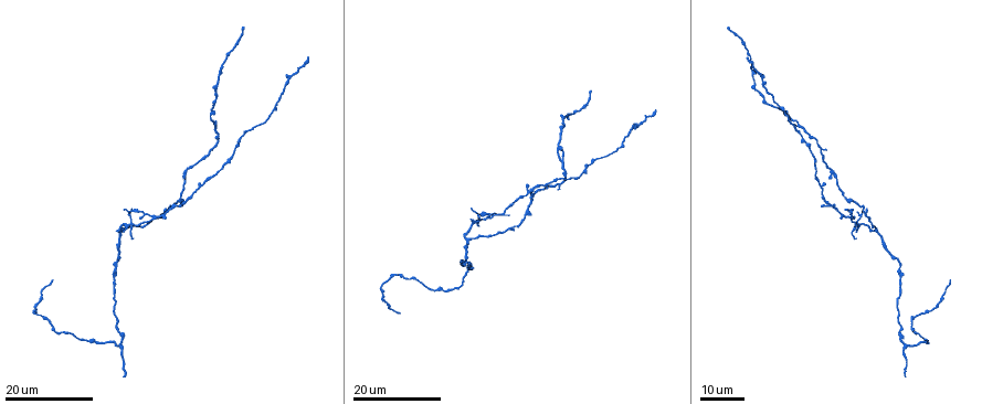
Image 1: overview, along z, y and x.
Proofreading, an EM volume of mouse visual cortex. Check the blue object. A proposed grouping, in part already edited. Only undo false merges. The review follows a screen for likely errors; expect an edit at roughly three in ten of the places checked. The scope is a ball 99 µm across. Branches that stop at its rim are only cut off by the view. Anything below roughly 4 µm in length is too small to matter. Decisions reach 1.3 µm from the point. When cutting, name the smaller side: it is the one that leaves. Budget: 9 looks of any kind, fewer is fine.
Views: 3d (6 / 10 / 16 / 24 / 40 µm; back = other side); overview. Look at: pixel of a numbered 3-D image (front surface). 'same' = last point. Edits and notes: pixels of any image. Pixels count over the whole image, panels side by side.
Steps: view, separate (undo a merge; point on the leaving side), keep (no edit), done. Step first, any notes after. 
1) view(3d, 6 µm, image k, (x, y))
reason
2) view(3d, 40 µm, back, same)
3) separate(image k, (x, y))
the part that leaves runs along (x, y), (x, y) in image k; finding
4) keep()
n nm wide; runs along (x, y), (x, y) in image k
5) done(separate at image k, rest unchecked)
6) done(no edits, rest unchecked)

view(3d, 16 µm, image 1, (907, 344))
three arms meet

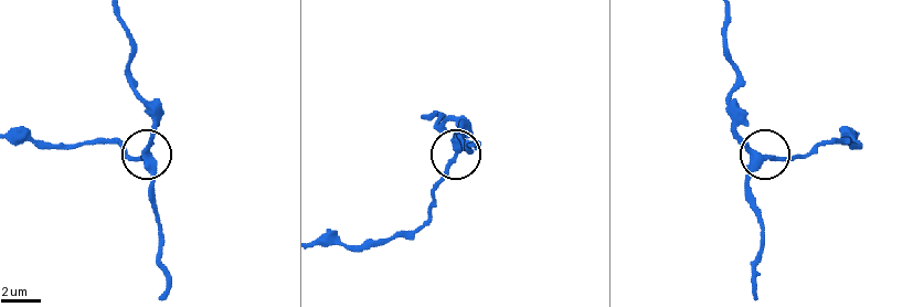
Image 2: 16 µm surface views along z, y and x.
view(3d, 10 µm, image 2, (765, 159))
closer look

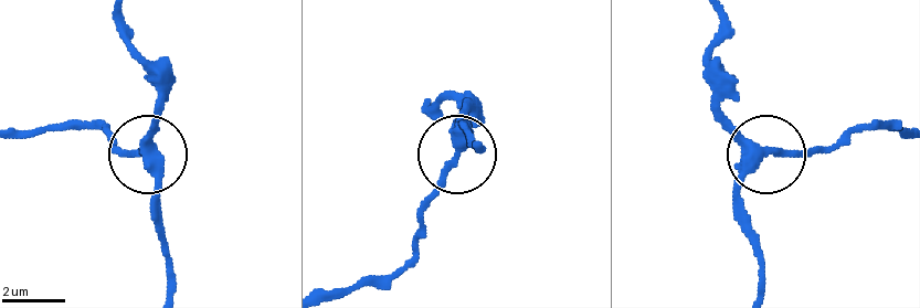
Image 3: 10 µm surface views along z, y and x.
keep()
runs along (718, 19), (712, 98), (763, 154), (739, 186), (737, 222) in image 3; one neuron here

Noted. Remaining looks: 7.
view(3d, 24 µm, image 1, (501, 214))
looks like a crossing

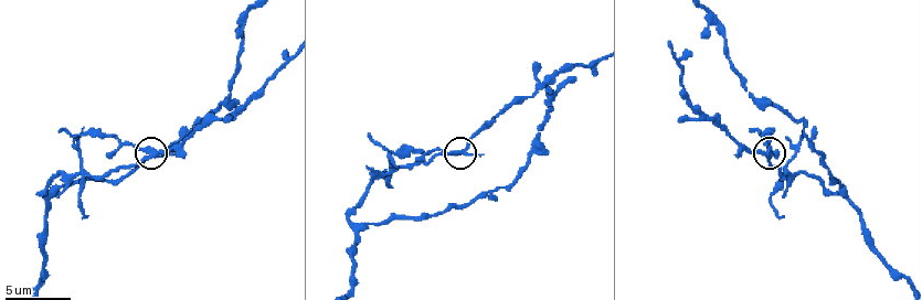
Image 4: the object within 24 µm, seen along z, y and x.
view(3d, 6 µm, image 4, (767, 148))

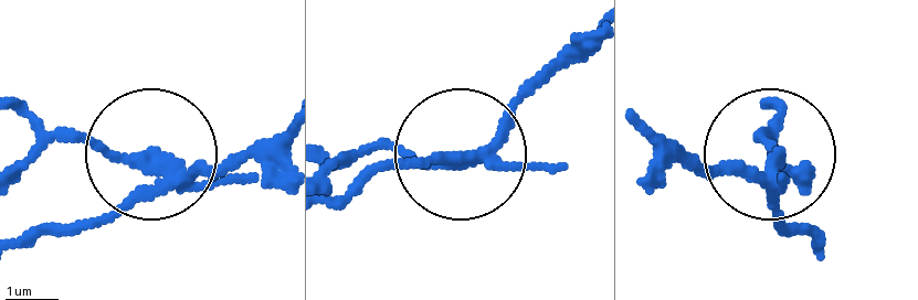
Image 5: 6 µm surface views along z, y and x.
separate(image 5, (98, 148))
230 nm wide; the part that leaves runs along (169, 178), (16, 116) in image 5; a second neuron is stuck on

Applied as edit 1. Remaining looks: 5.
view(3d, 16 µm, image 1, (563, 161))
three-way junction

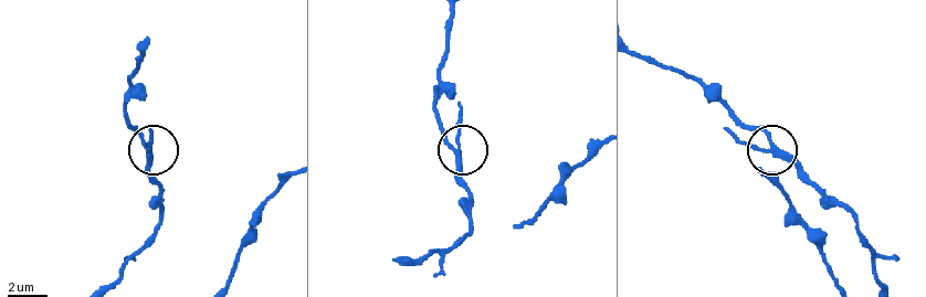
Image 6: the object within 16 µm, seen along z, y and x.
view(3d, 10 µm, image 6, (458, 153))

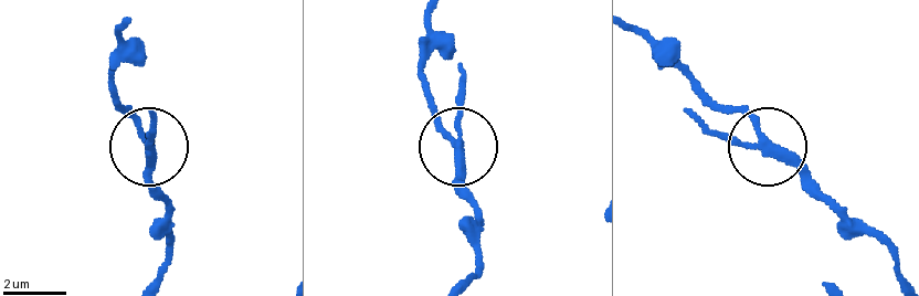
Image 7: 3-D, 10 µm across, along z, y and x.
keep()
230 nm wide; one neuron here

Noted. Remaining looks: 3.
view(3d, 6 µm, image 4, (86, 176))
looks like a crossing

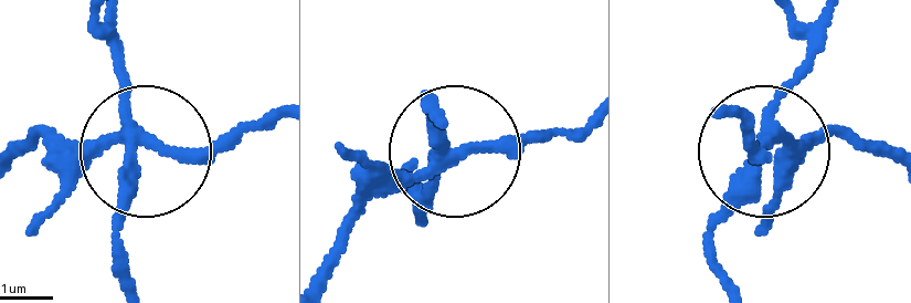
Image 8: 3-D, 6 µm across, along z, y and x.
separate(image 8, (120, 208))
270 nm wide; the part that leaves runs along (124, 143), (124, 284) in image 8; two neurons meet here

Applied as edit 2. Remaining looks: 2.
view(3d, 10 µm, image 4, (352, 227))

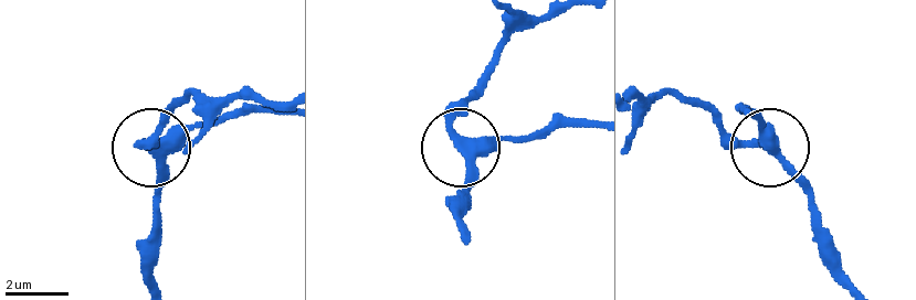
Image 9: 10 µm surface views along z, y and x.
keep()
290 nm wide; one neuron here

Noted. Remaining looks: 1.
done(separate at image 5, separate at image 8, rest unchecked)

